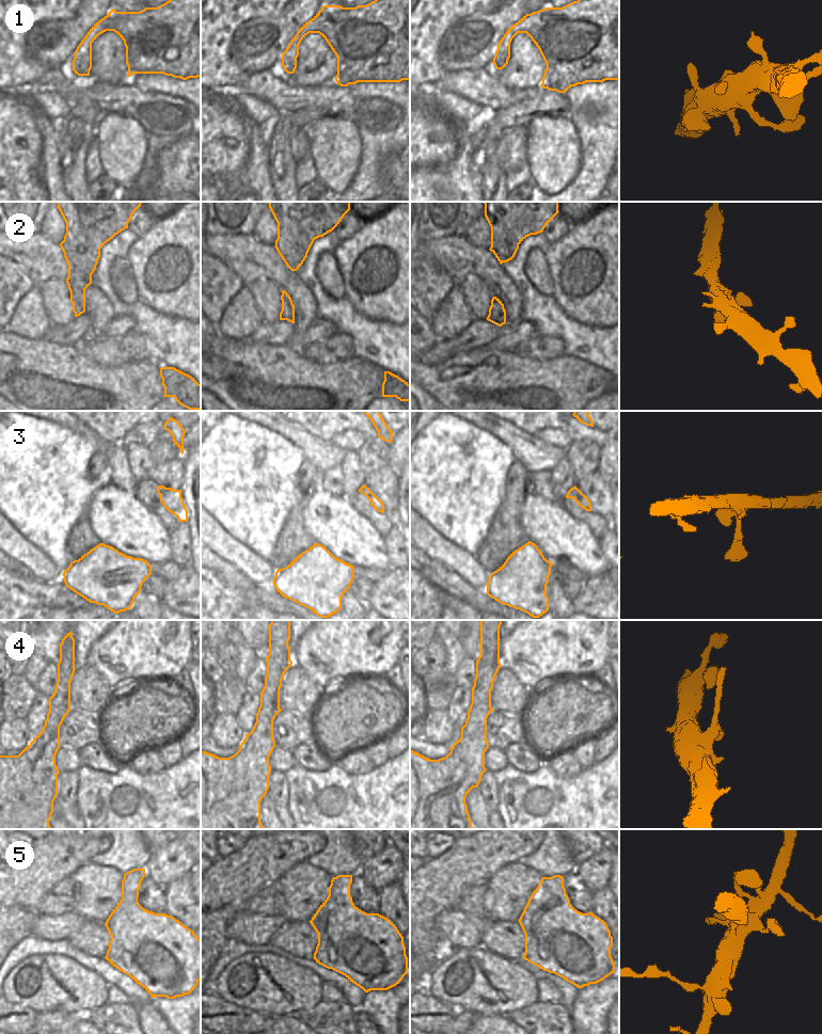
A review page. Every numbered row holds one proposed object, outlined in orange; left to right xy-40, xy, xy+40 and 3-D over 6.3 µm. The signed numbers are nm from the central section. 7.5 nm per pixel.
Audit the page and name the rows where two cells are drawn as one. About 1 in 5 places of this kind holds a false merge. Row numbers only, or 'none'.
4

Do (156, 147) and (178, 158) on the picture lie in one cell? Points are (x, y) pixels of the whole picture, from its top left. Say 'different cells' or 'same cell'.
different cells

